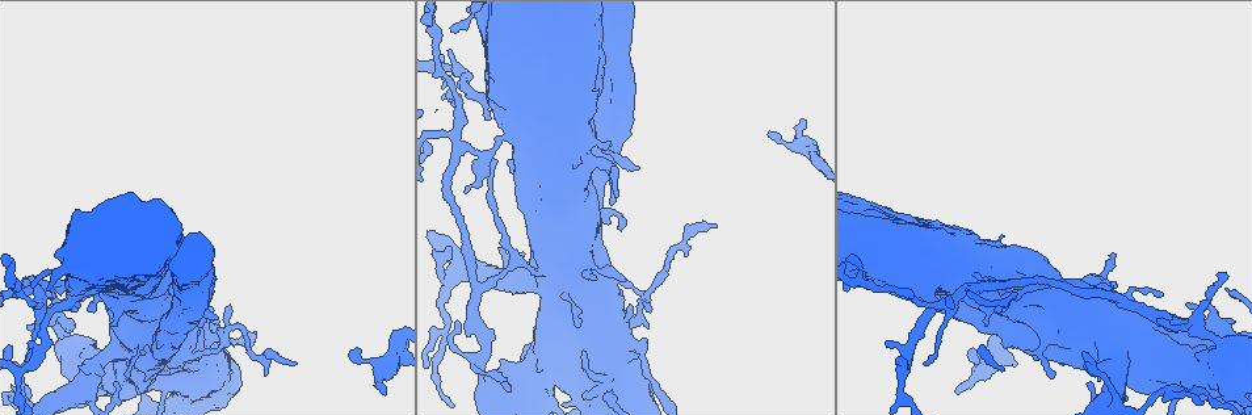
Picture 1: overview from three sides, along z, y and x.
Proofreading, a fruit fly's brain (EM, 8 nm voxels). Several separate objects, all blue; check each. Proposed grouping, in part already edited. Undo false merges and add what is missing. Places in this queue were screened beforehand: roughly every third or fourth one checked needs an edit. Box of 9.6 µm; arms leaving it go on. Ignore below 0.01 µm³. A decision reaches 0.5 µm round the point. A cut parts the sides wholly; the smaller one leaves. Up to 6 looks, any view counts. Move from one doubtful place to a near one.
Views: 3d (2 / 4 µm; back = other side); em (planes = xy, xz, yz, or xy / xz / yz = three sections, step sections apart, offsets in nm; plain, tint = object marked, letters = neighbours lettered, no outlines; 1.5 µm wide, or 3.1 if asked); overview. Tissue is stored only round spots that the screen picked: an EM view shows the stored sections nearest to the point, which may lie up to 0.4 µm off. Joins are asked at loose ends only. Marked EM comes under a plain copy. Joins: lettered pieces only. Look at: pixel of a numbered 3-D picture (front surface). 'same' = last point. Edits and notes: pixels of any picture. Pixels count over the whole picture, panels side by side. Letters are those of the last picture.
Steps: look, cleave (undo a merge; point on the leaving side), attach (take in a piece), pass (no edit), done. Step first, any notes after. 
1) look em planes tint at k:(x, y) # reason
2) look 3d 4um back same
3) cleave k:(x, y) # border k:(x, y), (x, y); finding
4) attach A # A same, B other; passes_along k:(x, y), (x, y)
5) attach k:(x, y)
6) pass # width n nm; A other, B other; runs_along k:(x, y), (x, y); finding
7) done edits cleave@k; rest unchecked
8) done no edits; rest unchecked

look 3d 2um at 1:(489, 119) # branch stops here

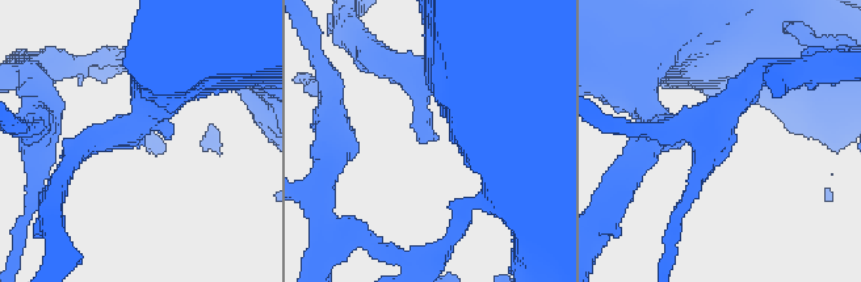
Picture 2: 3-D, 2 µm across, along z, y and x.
look em xy step 8 letters at 2:(437, 139)

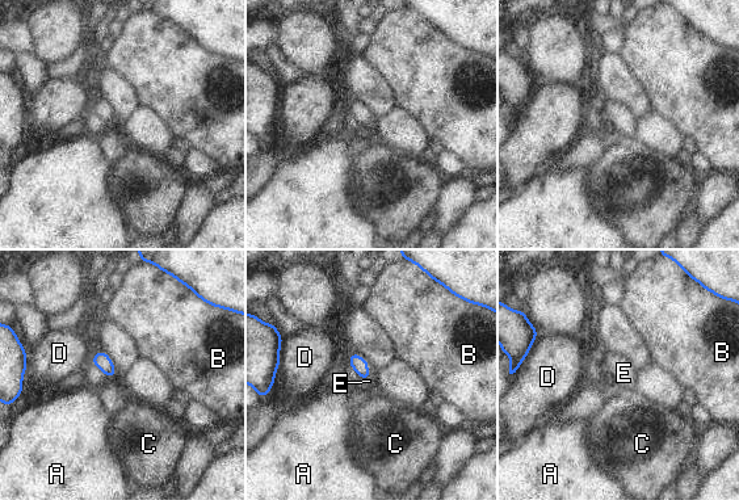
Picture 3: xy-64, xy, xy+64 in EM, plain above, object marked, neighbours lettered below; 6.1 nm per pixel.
attach E # longest_contact E 120 nm; A other, B other, C other, D other, E same; passes_along 3:(358, 364), (370, 373), (369, 381); the neuron continues

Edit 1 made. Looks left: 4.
look overview # see it whole again

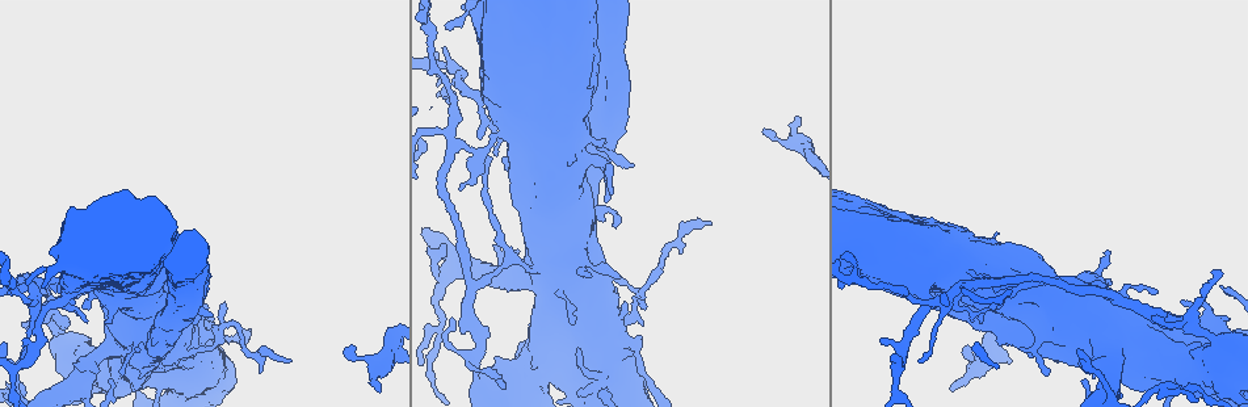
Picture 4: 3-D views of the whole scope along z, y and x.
look 3d 2um at 4:(1157, 291) # tapers out

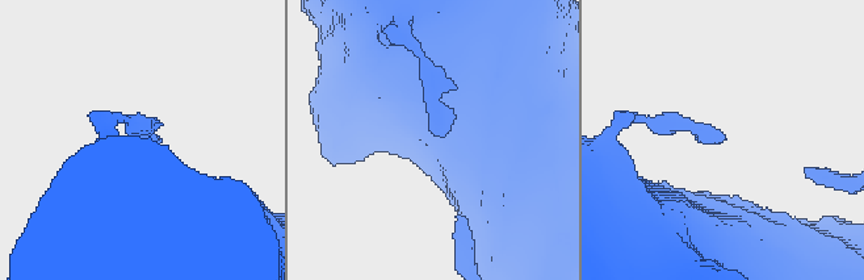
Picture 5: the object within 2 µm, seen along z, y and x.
look em yz step 4 letters at 5:(150, 129)

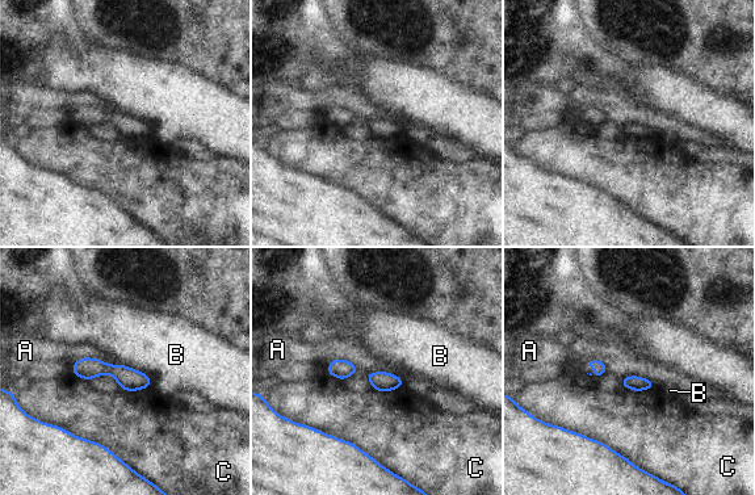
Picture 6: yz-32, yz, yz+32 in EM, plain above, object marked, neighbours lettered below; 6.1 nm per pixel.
look em planes letters same # cut it another way

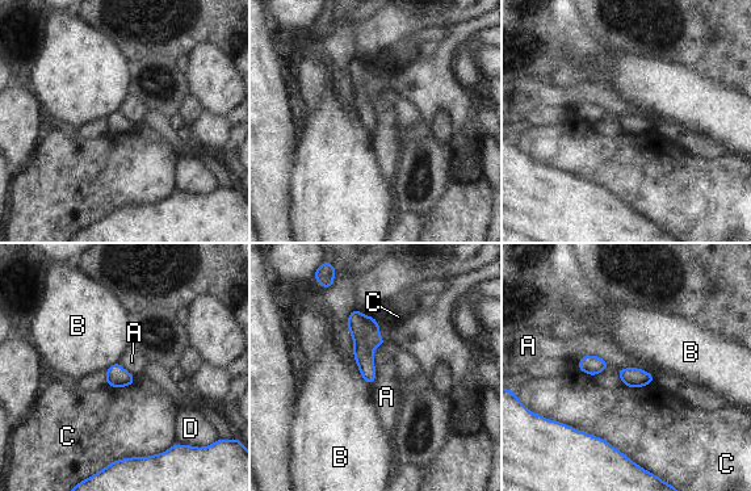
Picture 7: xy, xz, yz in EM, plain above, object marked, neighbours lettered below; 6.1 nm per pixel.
pass # A other, B other, C other, D other; border 7:(616, 370), (643, 369), (655, 380); none of them fits

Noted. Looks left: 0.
done edits attach@3; rest unchecked

